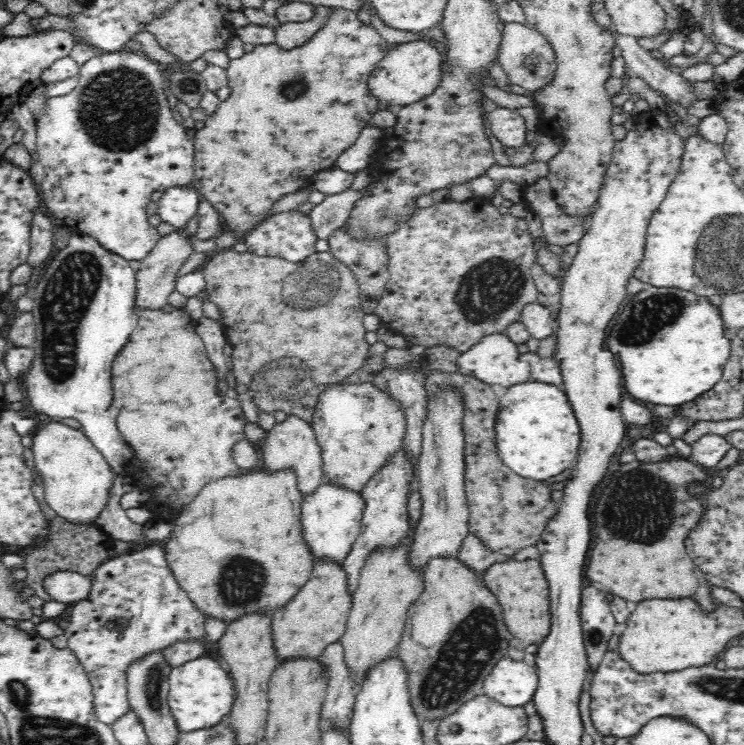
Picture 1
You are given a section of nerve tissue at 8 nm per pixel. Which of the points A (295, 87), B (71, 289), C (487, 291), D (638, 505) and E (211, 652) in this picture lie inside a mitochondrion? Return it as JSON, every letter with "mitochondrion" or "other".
{"A":"mitochondrion","B":"mitochondrion","C":"mitochondrion","D":"mitochondrion","E":"other"}

